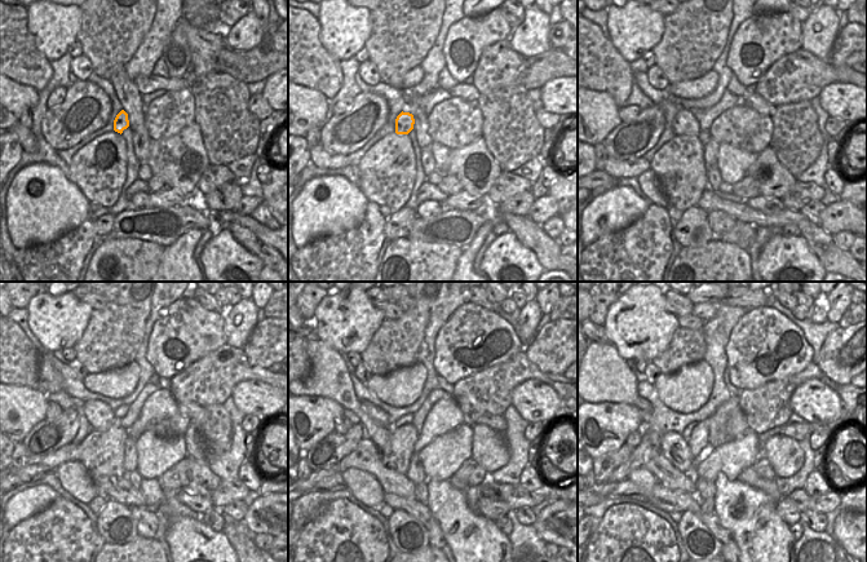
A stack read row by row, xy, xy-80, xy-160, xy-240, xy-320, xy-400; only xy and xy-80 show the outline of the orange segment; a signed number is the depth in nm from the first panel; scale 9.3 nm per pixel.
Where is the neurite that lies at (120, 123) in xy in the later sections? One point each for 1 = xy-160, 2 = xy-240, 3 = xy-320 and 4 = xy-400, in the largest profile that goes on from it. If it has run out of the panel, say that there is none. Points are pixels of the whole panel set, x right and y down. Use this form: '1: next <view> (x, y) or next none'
1: next xy-160 (685, 123)
2: next xy-240 (100, 415)
3: next xy-320 (380, 416)
4: next xy-400 (641, 403)

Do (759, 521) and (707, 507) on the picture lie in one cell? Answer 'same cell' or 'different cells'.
different cells

